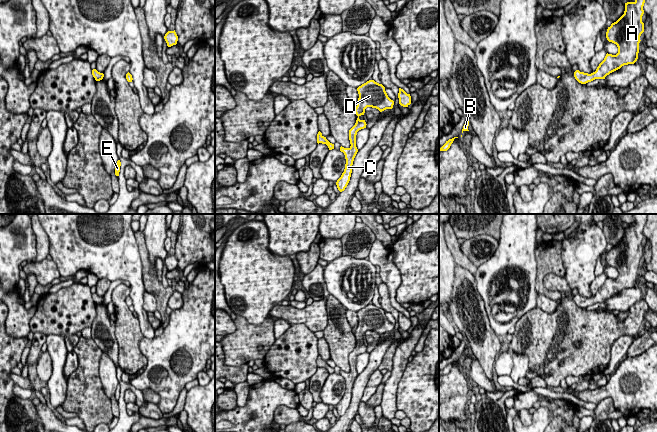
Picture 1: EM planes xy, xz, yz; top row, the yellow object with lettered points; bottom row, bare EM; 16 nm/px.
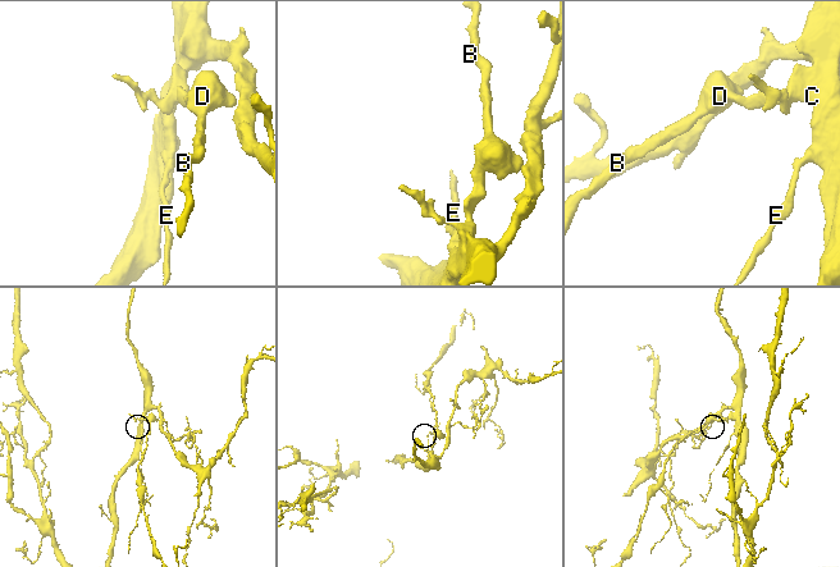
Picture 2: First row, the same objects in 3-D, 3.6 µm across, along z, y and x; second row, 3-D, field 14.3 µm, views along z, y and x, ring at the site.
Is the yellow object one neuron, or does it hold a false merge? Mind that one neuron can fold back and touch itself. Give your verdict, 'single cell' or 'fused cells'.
single cell

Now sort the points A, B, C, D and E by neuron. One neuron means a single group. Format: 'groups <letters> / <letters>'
groups A B C D E

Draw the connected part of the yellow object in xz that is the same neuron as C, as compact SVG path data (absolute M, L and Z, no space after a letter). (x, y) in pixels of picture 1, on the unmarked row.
M369 304L362 308L357 312L357 315L359 322L355 332L355 337L358 342L355 349L349 354L349 364L351 370L349 372L340 371L340 375L344 377L346 383L344 396L336 406L337 412L340 416L345 414L350 405L353 385L358 376L356 371L357 356L366 352L367 349L365 344L360 344L359 341L364 339L367 331L376 332L382 336L386 333L392 333L394 329L394 325L388 321L385 311L374 304Z

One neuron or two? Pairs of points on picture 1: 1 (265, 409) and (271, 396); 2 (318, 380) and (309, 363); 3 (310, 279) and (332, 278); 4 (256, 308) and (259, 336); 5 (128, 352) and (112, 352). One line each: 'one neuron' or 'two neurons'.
1: one neuron
2: two neurons
3: two neurons
4: two neurons
5: two neurons

